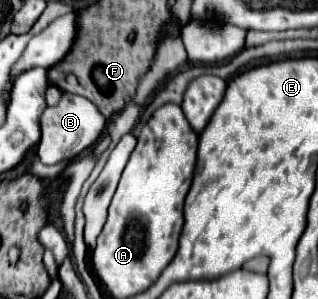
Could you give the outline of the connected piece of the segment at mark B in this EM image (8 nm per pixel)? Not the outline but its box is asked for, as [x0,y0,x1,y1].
[36,94,104,166]

